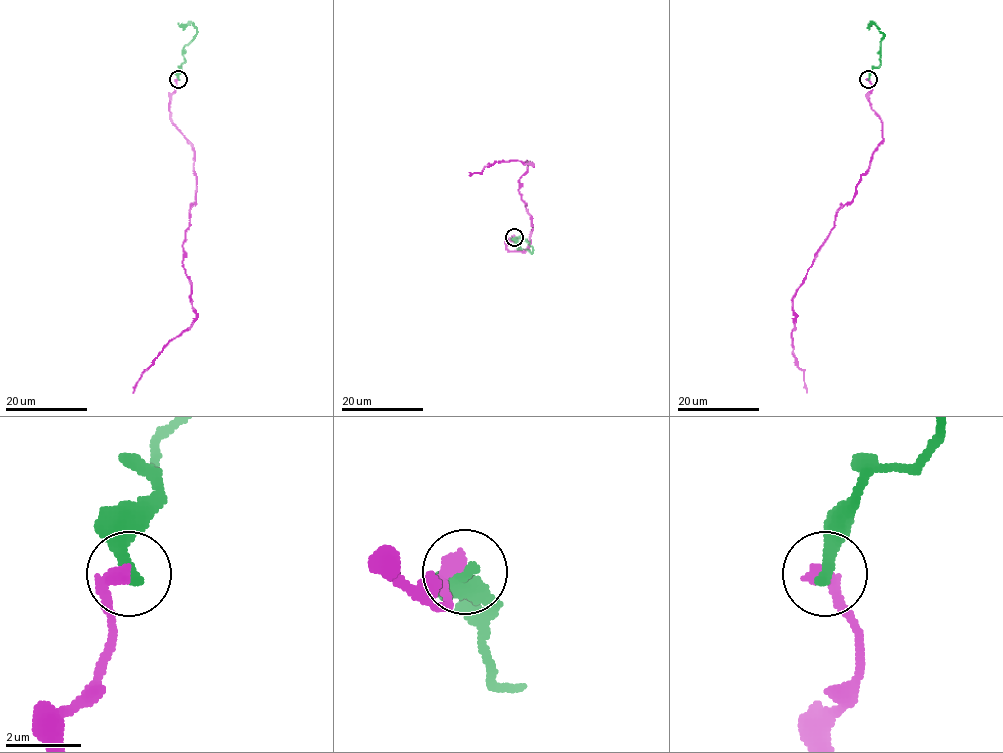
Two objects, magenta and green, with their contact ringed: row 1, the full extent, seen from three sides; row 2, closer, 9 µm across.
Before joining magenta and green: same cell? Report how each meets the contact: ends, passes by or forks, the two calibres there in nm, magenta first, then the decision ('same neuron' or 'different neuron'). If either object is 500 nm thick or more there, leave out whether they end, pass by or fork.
magenta ends; green ends; calibres 400 and 360 nm; different neuron

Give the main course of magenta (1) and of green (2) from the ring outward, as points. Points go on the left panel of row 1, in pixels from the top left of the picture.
1: (179, 79), (169, 106), (194, 154), (196, 198), (183, 266), (196, 320), (173, 338), (133, 393)
2: (179, 79), (185, 61), (183, 47), (196, 35), (196, 28), (191, 23), (178, 23)

